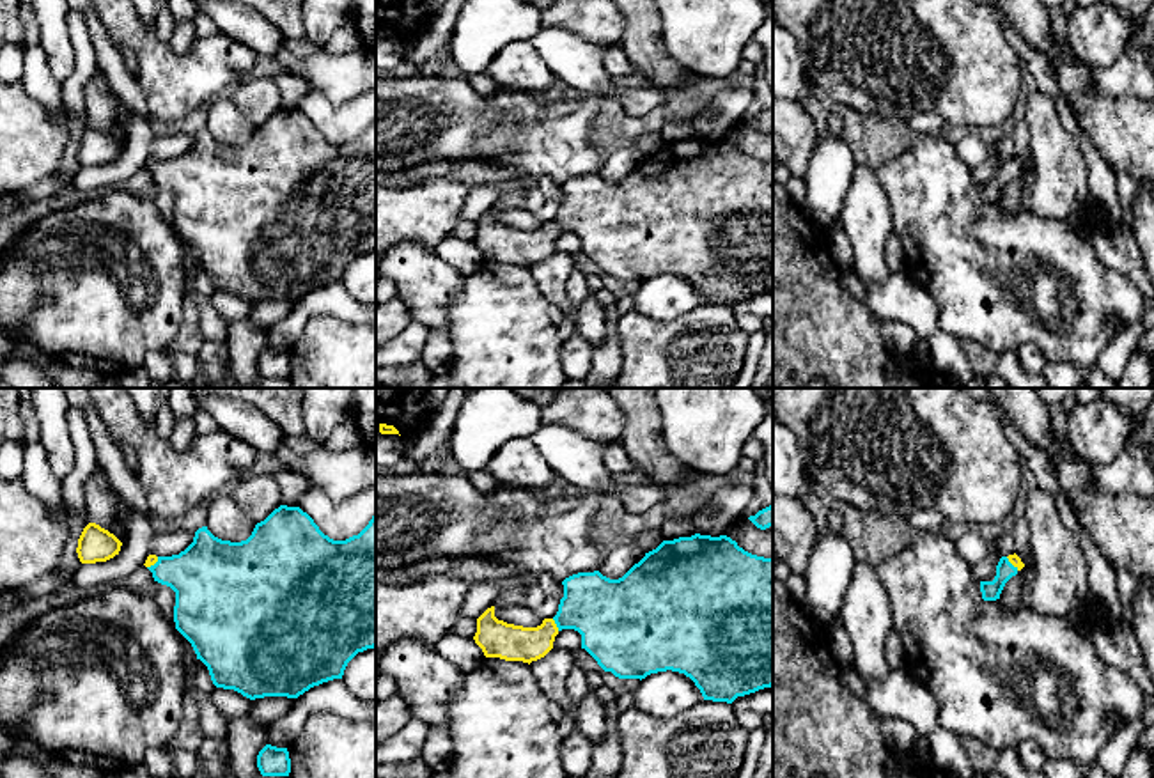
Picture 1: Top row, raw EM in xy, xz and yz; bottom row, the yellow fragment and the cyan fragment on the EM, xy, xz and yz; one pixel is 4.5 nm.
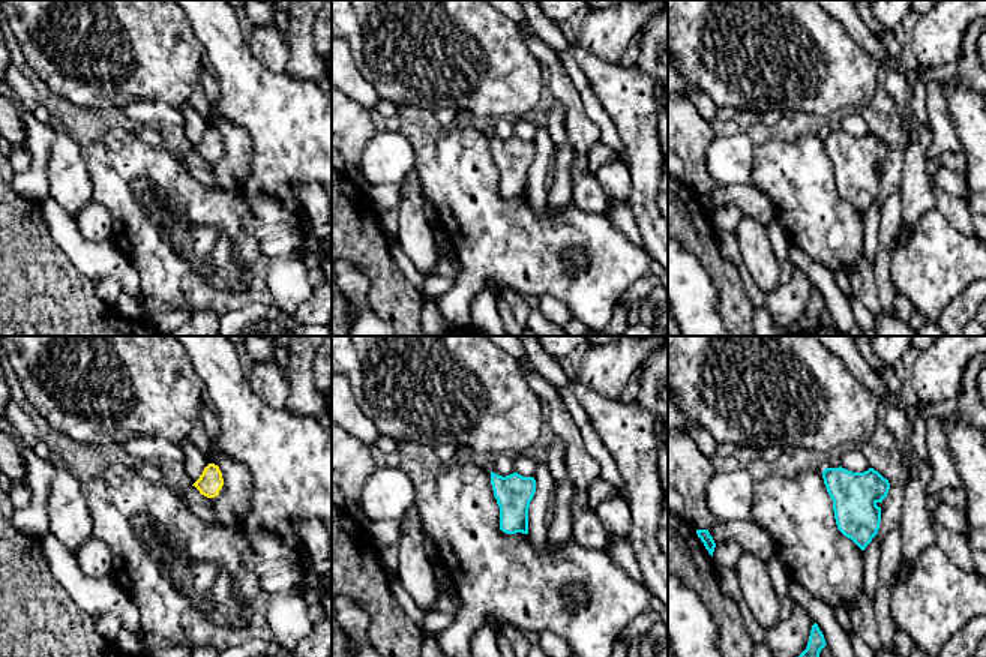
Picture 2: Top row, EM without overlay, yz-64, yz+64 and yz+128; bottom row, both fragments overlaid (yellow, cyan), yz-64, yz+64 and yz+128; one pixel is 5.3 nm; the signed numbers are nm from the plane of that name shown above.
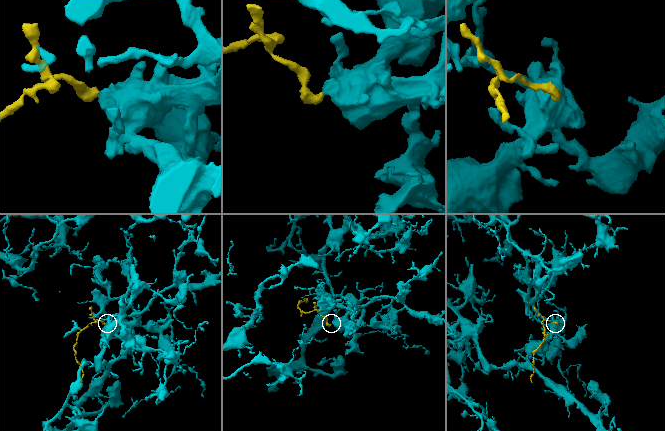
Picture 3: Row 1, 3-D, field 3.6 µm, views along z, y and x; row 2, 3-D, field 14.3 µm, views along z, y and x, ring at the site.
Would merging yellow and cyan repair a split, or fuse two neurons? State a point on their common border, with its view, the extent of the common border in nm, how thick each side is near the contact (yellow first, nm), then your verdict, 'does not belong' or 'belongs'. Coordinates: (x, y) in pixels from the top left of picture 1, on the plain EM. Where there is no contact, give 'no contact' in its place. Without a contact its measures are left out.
meets yellow in xz at (555, 227); contact 70 nm long; 170 nm thick on the yellow side, 320 nm on the other; belongs

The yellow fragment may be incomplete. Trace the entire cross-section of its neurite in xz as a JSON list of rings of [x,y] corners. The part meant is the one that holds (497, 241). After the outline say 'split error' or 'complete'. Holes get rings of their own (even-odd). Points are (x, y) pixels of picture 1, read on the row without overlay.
[[[695,136],[663,144],[619,183],[594,174],[573,177],[562,188],[564,200],[557,218],[537,230],[507,227],[495,220],[495,209],[487,211],[477,222],[473,239],[484,259],[530,268],[553,252],[562,232],[574,232],[581,237],[581,252],[619,282],[642,284],[651,276],[672,273],[690,280],[704,303],[727,307],[773,289],[773,161],[752,158],[727,138]]]; split error

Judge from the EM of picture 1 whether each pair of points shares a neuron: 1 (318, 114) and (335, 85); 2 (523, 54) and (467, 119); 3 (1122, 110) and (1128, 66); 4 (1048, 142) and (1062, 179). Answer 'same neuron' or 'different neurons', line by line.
1: different neurons
2: different neurons
3: different neurons
4: same neuron

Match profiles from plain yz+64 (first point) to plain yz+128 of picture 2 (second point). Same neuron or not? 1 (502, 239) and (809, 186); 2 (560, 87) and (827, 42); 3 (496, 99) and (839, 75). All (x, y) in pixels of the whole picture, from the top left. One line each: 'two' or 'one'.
1: one
2: two
3: one

